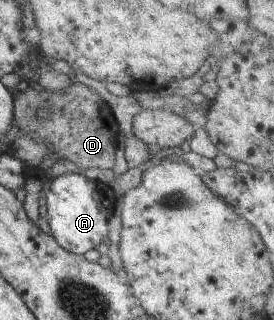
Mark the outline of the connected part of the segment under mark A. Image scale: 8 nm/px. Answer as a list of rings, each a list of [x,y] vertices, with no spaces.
[[[67,173],[53,179],[49,189],[45,186],[43,191],[52,236],[63,249],[73,254],[85,254],[108,237],[108,220],[115,205],[106,198],[101,183],[90,181],[83,174]]]

